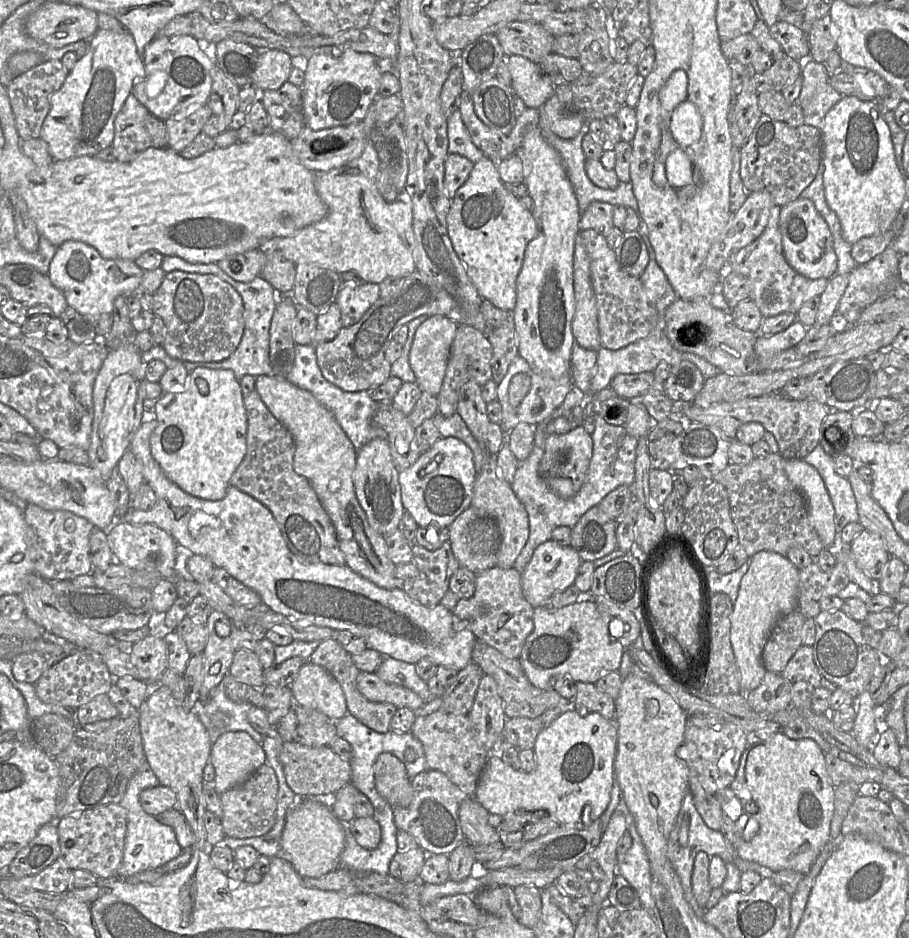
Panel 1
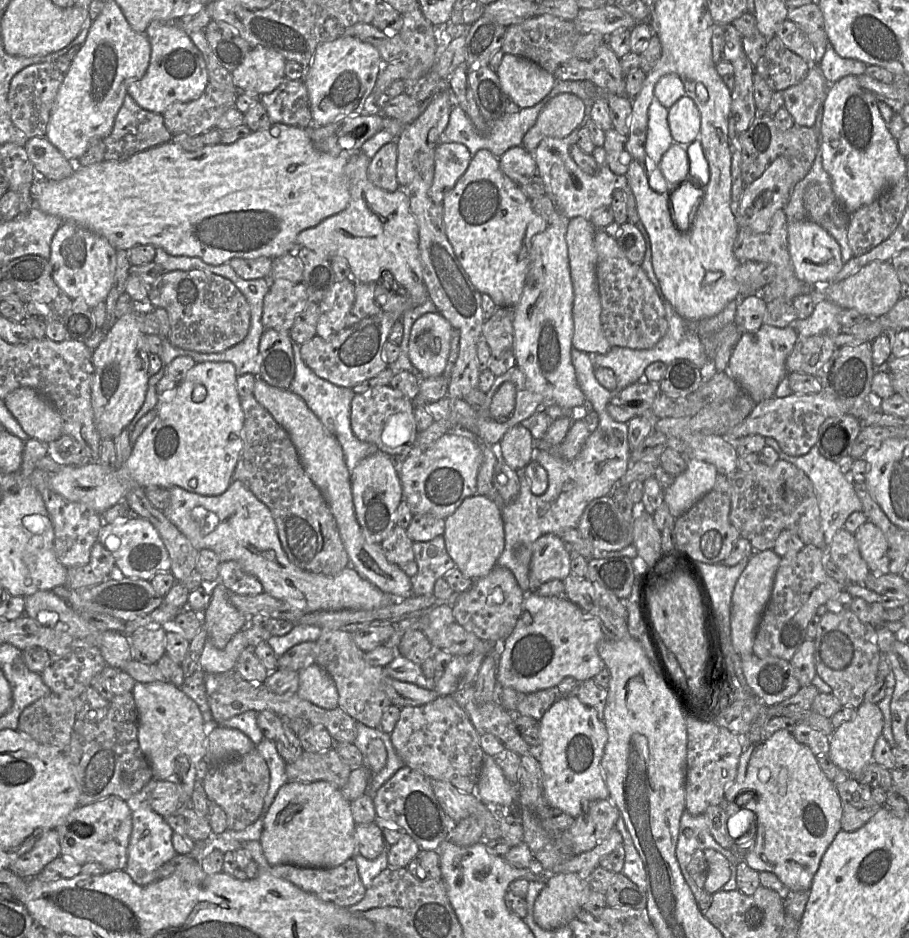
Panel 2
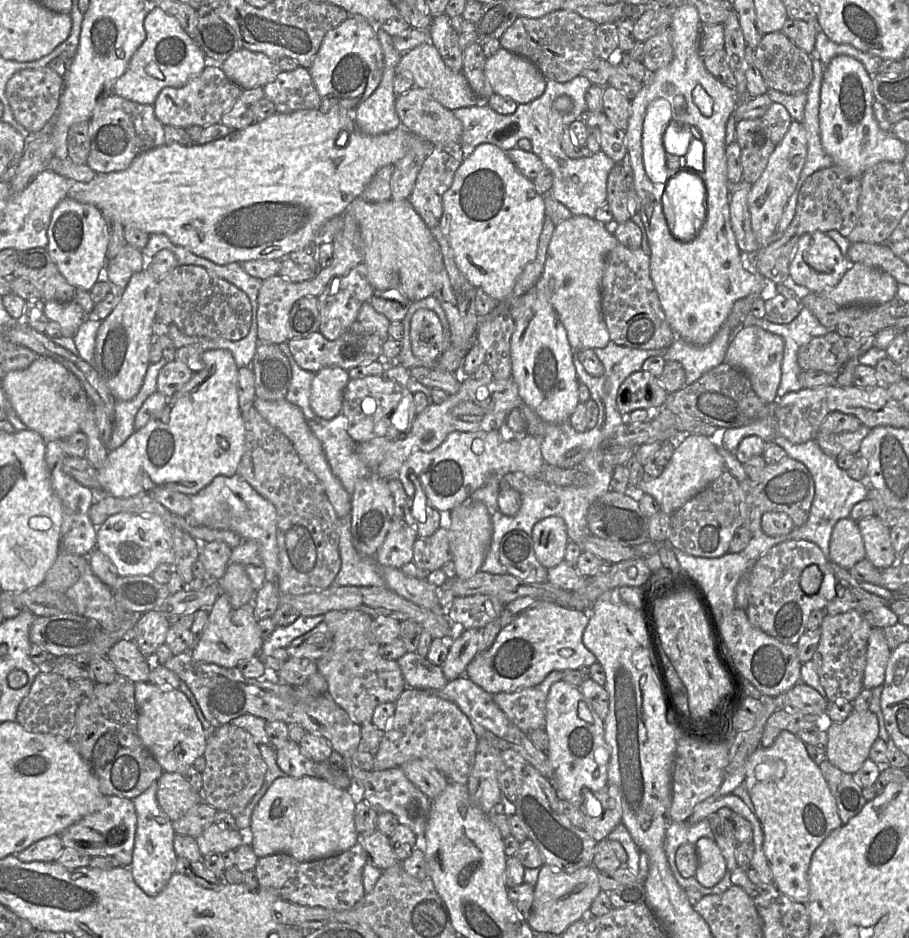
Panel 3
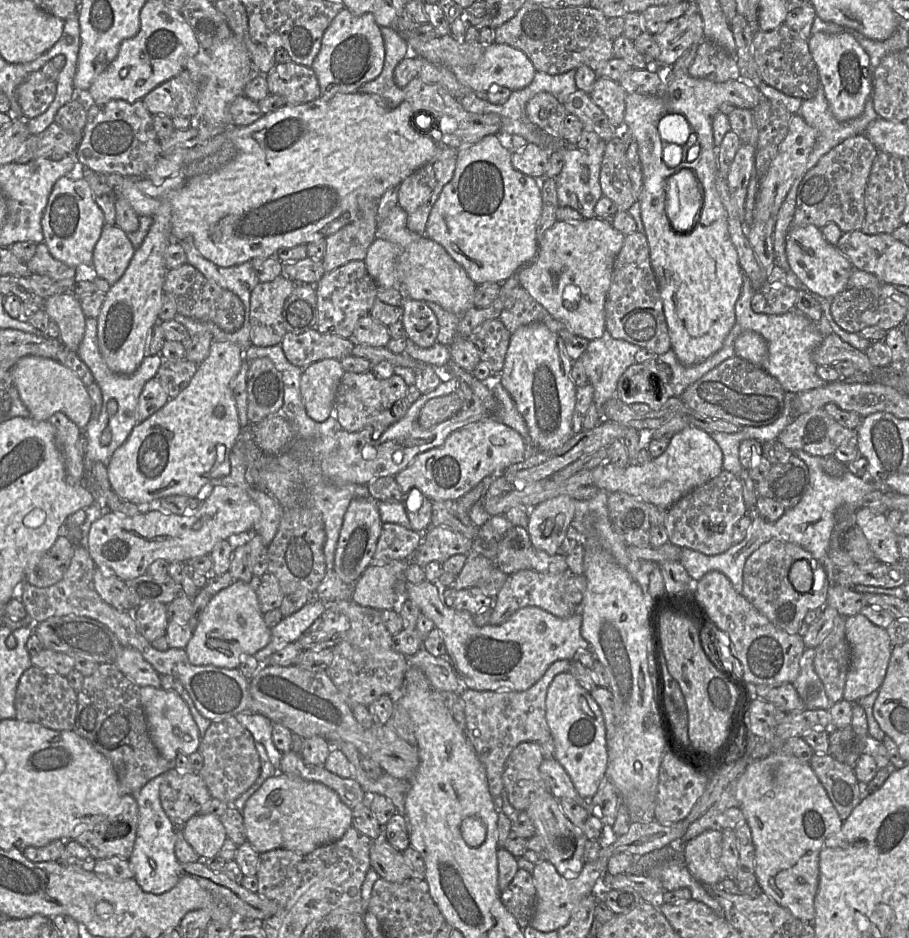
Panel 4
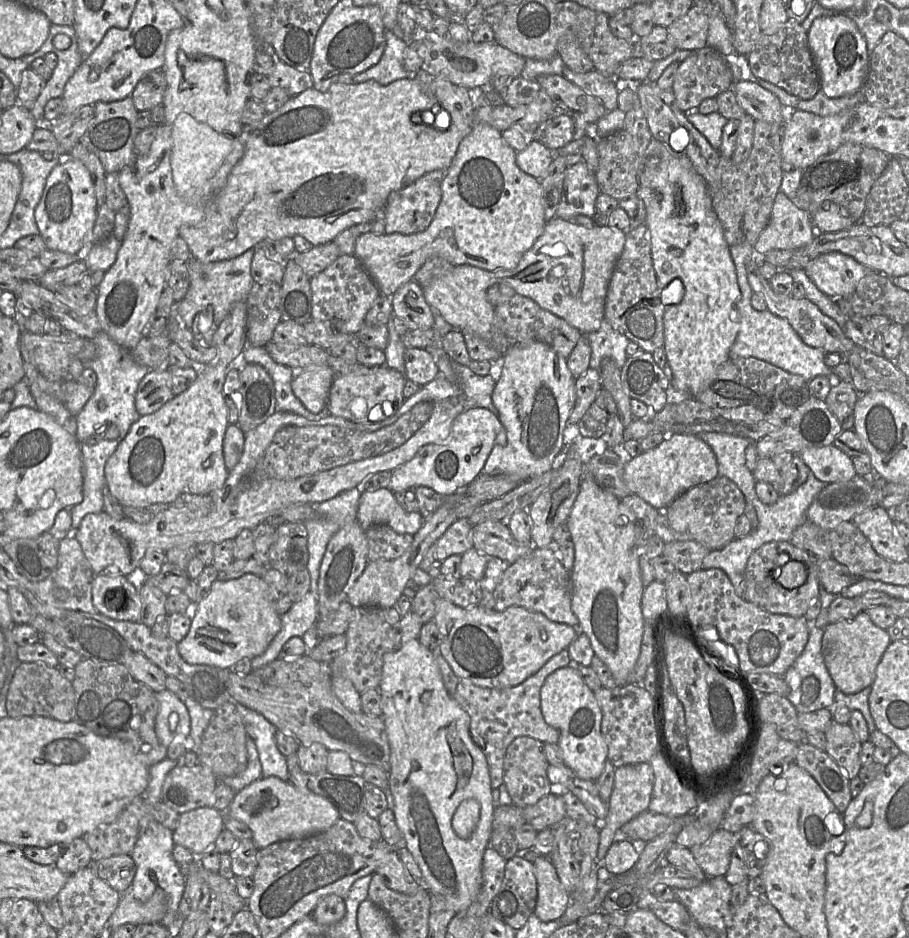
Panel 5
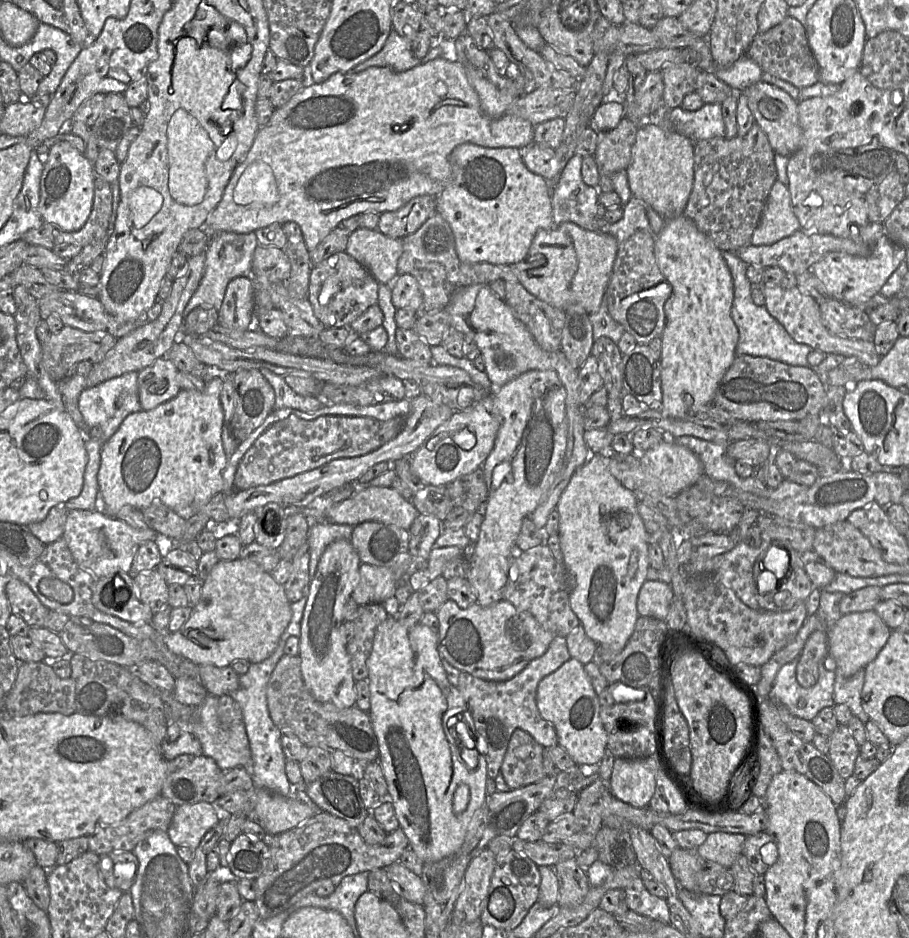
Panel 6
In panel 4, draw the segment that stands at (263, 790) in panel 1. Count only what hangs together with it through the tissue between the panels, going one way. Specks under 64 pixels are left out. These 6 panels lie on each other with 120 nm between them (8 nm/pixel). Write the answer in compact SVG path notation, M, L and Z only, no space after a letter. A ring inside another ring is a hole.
M233 716L211 722L201 739L198 752L203 757L203 766L198 773L204 780L211 797L229 806L232 806L260 775L261 762L255 748L255 740Z

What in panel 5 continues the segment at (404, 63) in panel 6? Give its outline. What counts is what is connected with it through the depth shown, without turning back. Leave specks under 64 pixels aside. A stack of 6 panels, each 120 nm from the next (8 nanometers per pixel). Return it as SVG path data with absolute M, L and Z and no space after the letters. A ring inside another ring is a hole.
M388 29L385 30L385 38L386 47L379 62L353 76L351 78L352 83L374 80L381 85L388 85L394 81L412 77L413 74L404 68L408 44Z

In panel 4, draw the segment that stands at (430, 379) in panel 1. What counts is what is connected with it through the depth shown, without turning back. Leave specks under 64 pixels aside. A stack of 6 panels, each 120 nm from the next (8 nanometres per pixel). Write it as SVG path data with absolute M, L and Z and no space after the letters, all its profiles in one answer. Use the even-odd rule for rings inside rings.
M403 295L403 315L401 317L406 336L414 344L429 348L437 342L438 320L425 301L414 300Z

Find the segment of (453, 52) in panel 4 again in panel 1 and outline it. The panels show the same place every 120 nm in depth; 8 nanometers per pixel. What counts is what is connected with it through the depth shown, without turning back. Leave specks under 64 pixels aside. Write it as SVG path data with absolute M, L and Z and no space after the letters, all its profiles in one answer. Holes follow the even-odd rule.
M520 55L507 57L511 88L528 108L540 108L550 99L556 86L543 76L539 64Z

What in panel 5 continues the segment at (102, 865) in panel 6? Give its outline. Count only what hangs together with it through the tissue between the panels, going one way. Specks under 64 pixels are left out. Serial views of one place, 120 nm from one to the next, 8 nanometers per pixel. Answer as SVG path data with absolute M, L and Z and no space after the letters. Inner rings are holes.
M113 855L92 861L93 872L119 893L129 892L136 873L131 855Z

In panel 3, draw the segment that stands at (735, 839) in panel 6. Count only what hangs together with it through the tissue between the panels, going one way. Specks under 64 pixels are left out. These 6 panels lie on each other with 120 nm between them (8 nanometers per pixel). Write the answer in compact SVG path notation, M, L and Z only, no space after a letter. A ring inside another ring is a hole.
M700 838L695 845L698 857L696 880L706 888L714 887L726 874L726 862L714 839Z

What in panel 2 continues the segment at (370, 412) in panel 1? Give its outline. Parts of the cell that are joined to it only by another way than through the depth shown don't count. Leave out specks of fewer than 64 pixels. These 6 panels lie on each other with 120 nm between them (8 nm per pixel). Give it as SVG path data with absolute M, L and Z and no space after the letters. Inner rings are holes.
M294 341L292 343L292 349L295 362L295 375L289 390L299 395L309 409L319 418L325 428L335 436L342 447L346 466L352 473L362 459L379 451L375 444L359 440L351 429L351 402L356 393L352 388L337 386L317 376L302 359L300 345Z

